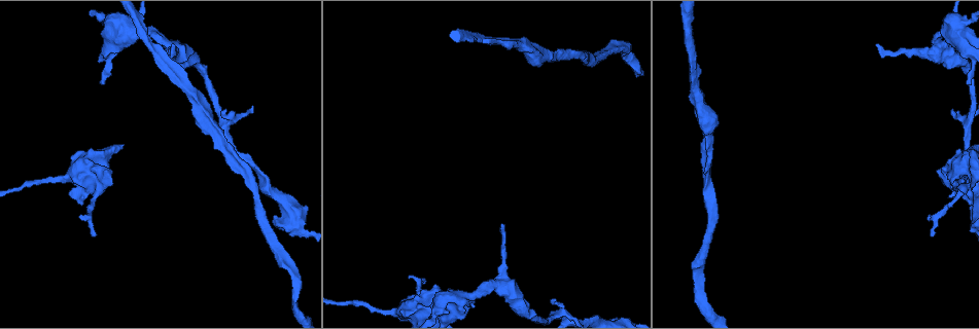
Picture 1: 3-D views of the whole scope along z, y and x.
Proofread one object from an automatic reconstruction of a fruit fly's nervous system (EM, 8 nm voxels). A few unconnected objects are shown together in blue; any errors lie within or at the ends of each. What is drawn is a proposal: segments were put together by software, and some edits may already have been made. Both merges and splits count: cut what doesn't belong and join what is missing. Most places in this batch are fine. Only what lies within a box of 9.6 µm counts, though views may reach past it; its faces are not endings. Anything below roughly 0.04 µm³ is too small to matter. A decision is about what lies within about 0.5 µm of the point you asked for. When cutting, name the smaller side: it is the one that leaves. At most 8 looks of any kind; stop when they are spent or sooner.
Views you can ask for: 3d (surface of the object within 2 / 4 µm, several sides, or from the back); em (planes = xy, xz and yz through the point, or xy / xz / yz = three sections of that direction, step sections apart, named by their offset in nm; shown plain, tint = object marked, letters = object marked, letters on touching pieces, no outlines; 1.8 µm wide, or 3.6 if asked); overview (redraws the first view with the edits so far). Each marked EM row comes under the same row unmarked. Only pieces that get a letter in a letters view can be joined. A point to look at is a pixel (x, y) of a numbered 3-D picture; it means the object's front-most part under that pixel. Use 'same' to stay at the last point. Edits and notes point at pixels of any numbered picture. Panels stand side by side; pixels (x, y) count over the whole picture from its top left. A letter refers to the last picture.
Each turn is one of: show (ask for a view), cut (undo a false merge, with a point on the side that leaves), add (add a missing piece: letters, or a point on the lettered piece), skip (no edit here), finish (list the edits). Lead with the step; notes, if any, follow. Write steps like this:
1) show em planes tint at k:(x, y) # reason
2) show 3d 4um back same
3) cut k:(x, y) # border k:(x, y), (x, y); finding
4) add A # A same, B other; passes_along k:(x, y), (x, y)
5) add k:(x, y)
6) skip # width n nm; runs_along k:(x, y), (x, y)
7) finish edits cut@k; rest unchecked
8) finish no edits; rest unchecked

show em 3.6um xy step 16 letters at 1:(225, 110) # an open end

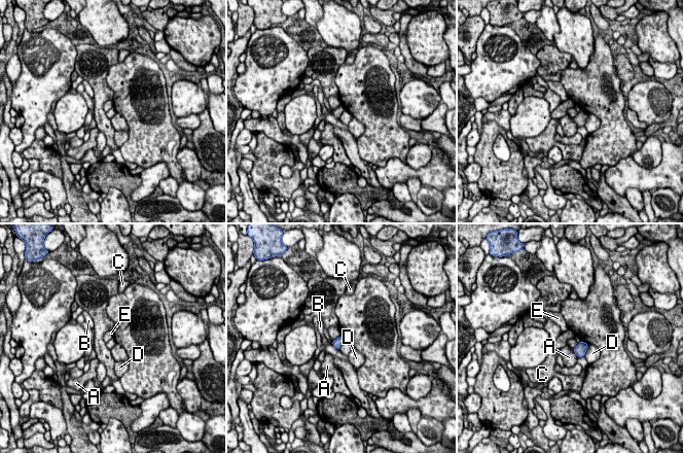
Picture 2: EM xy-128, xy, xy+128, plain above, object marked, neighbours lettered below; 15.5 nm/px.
show em 3.6um planes letters same

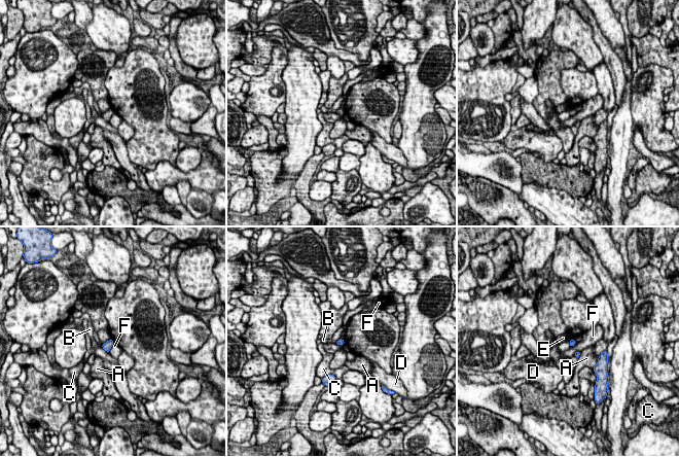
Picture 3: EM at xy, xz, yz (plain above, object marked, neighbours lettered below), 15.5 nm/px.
skip # width 100 nm; A other, B other, C other, D other, E other, F other; border 3:(113, 343), (108, 352); none of them fits

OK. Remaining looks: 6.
show em 3.6um xz step 8 tint at 1:(400, 313) # thick turns thin

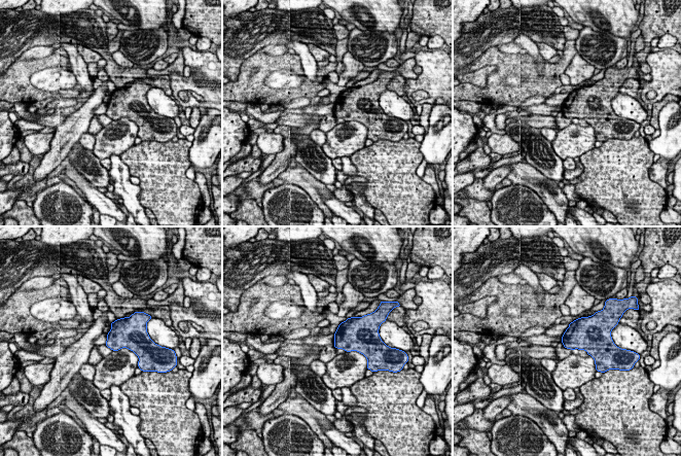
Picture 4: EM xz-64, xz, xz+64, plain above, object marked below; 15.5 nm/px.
show em 3.6um planes letters same # another direction

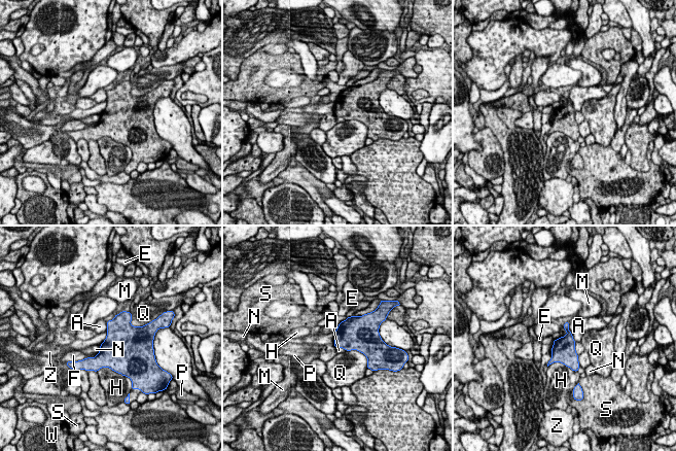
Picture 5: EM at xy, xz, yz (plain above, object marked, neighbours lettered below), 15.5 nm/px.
skip # width 360 nm; A other, E other, F other, H other, M other, N other, P other, Q other, S other, W other, Z other; border 5:(563, 326), (566, 334), (560, 337); one neuron here

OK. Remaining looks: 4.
show em yz step 8 tint at 1:(96, 235) # an open end

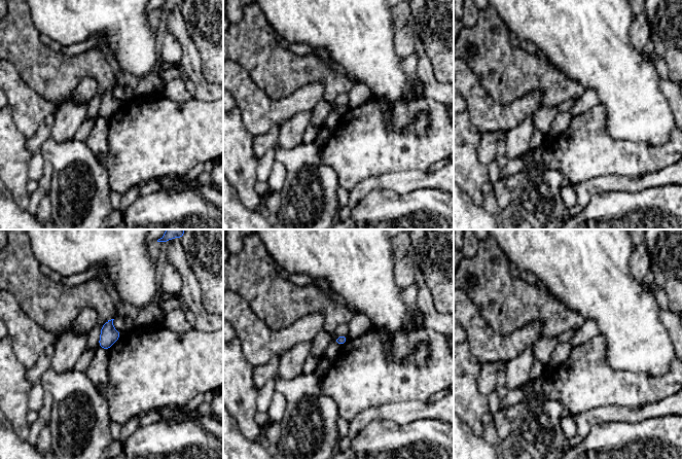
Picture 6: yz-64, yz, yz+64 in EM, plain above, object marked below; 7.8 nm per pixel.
show em planes letters same # cut it another way

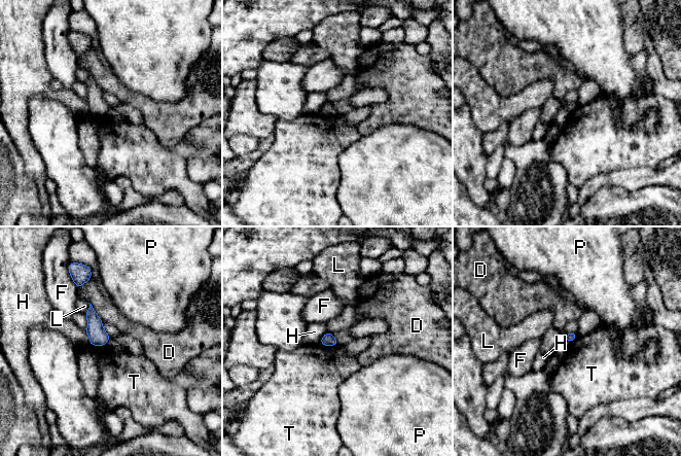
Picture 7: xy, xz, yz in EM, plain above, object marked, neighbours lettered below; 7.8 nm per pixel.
skip # longest_contact D 200 nm; D other, F other, H other, L other, P other, T other; none of them fits

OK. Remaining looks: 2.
finish no edits; rest unchecked

